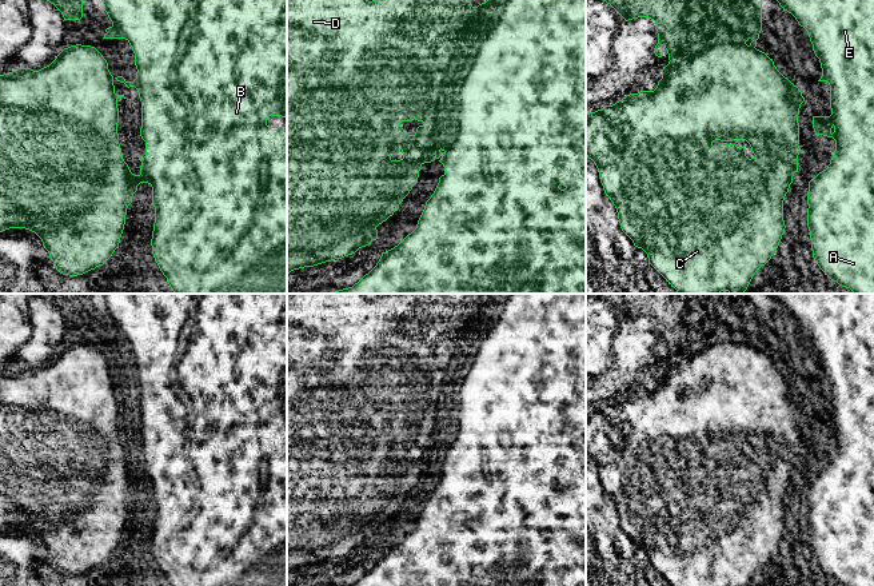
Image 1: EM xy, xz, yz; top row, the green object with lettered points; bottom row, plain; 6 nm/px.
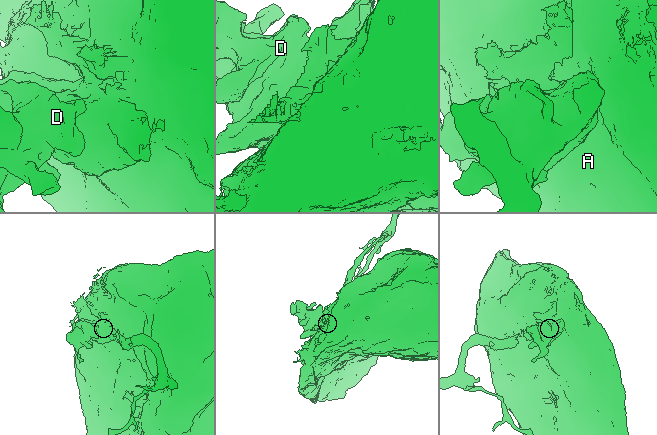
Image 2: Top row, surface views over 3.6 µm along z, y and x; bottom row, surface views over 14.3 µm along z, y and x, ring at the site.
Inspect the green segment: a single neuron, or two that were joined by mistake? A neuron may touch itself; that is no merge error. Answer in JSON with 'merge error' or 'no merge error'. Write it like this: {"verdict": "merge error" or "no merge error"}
{"verdict": "merge error"}

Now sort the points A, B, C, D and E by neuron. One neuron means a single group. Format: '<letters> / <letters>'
A B E / C D

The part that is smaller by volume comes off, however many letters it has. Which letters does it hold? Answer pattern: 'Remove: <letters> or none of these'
Remove: C, D

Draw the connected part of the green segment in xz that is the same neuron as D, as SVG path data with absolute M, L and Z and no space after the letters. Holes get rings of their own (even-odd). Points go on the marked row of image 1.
M287 0L287 274L294 270L314 267L326 262L335 259L342 259L344 256L355 254L359 248L371 244L372 240L378 239L376 227L386 222L390 216L398 211L399 204L410 194L412 187L418 183L420 167L424 163L431 163L435 159L442 158L442 152L434 145L434 131L436 124L436 111L439 107L448 107L451 101L458 100L460 89L463 87L462 79L463 73L458 71L458 63L463 51L463 45L467 39L474 35L474 23L471 0ZM402 121L423 121L423 125L416 128L414 135L408 135L400 127ZM376 168L396 168L398 172L394 178L382 182L380 187L383 190L382 198L375 198L371 195L372 187L371 180L375 178Z

